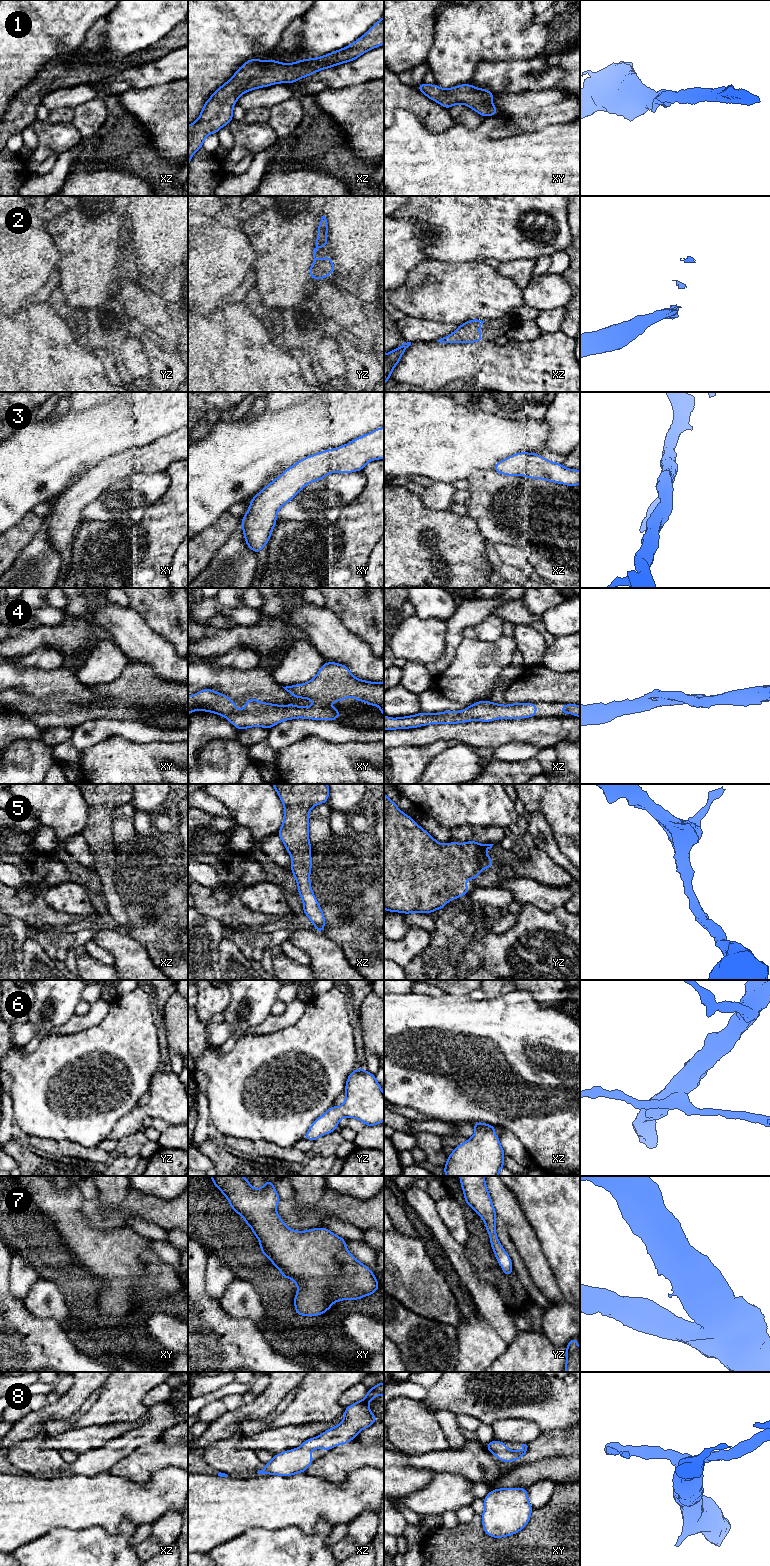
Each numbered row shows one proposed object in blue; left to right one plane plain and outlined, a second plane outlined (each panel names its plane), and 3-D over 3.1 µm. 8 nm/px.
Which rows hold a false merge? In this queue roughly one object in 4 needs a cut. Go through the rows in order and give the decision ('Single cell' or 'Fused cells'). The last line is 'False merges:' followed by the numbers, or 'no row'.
1: Single cell
2: Fused cells
3: Single cell
4: Single cell
5: Single cell
6: Single cell
7: Single cell
8: Single cell
False merges: 2

